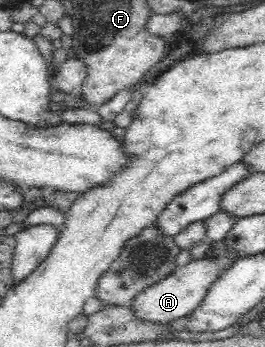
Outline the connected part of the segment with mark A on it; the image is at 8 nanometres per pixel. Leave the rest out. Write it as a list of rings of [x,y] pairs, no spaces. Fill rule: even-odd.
[[[223,241],[210,243],[213,246],[213,257],[190,260],[187,265],[178,267],[172,275],[136,294],[132,298],[132,303],[128,304],[132,309],[132,315],[140,318],[140,321],[166,326],[170,323],[180,323],[184,317],[192,312],[202,302],[204,294],[210,289],[216,278],[238,258],[233,252],[227,250]]]

